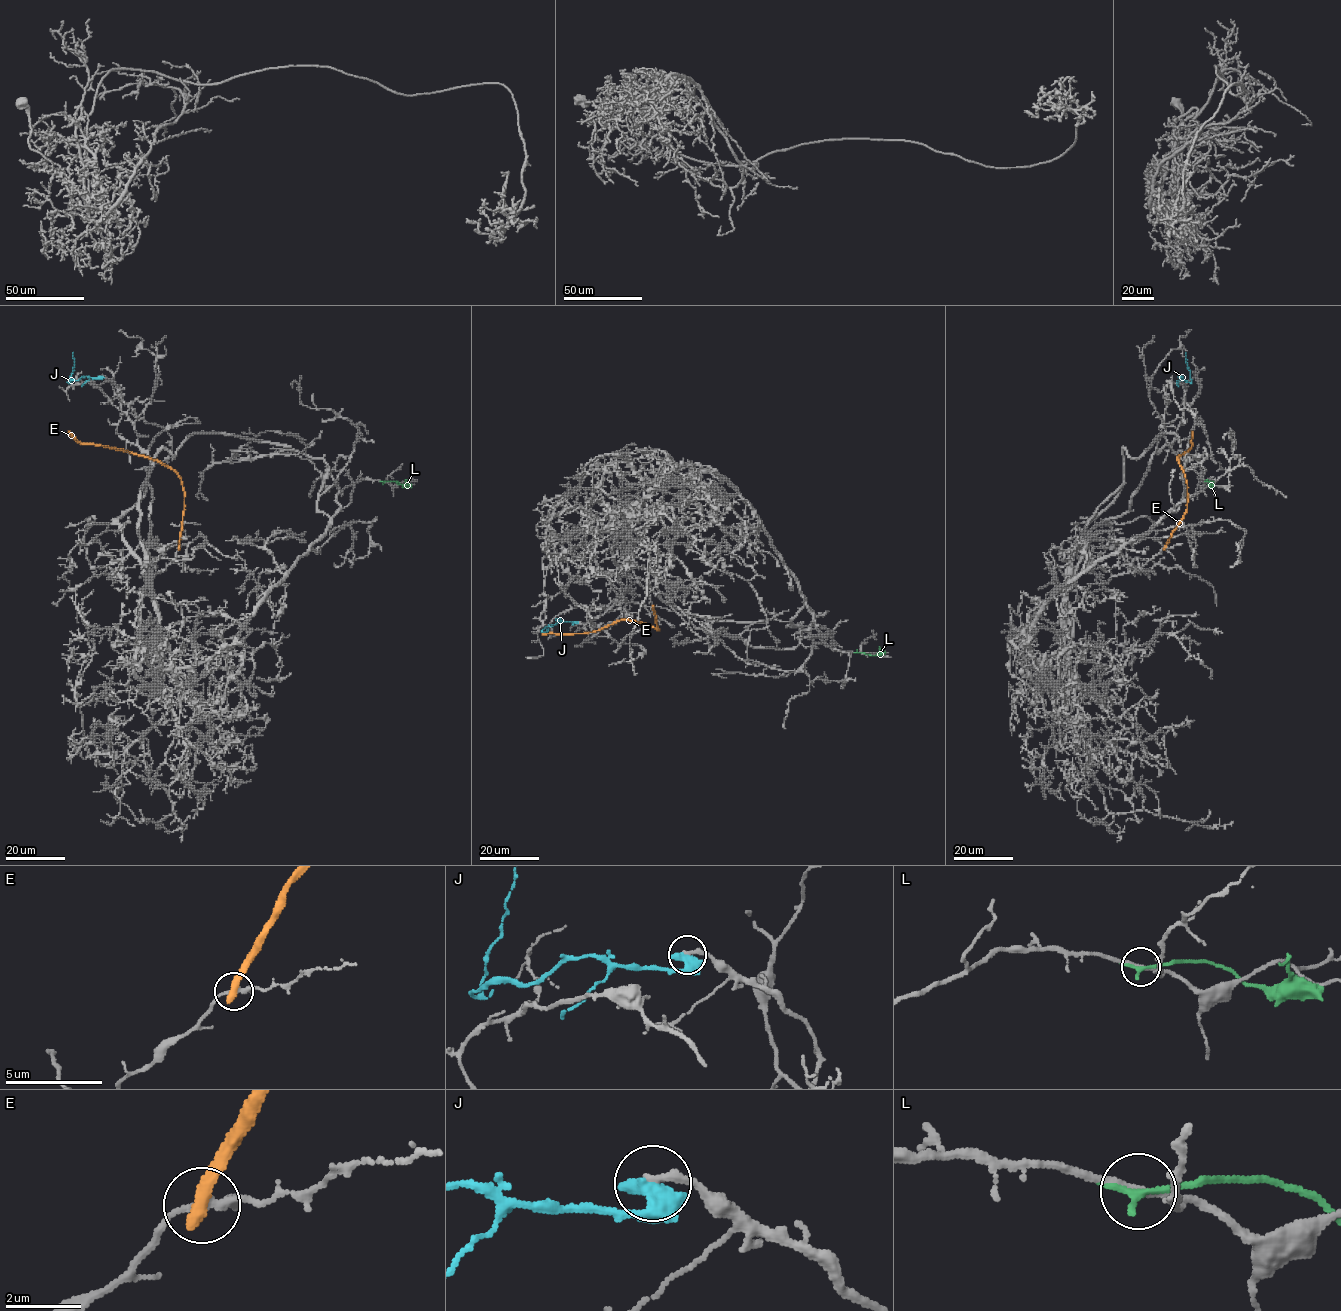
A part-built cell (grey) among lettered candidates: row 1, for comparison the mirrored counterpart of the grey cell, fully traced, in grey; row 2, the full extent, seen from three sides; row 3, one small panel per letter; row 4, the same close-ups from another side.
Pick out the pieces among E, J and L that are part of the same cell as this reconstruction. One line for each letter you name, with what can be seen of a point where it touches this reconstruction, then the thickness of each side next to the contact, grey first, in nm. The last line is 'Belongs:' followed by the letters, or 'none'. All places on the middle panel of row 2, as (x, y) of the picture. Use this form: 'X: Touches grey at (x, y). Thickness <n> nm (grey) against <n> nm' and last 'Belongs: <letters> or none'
Belongs: none

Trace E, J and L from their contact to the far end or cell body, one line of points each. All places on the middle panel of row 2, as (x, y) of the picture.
E: (653, 606), (658, 629), (618, 620), (589, 632), (542, 634)
J: (574, 622), (558, 621), (545, 626), (542, 632), (546, 631), (546, 627)
L: (857, 652), (877, 655), (880, 651), (879, 646)

